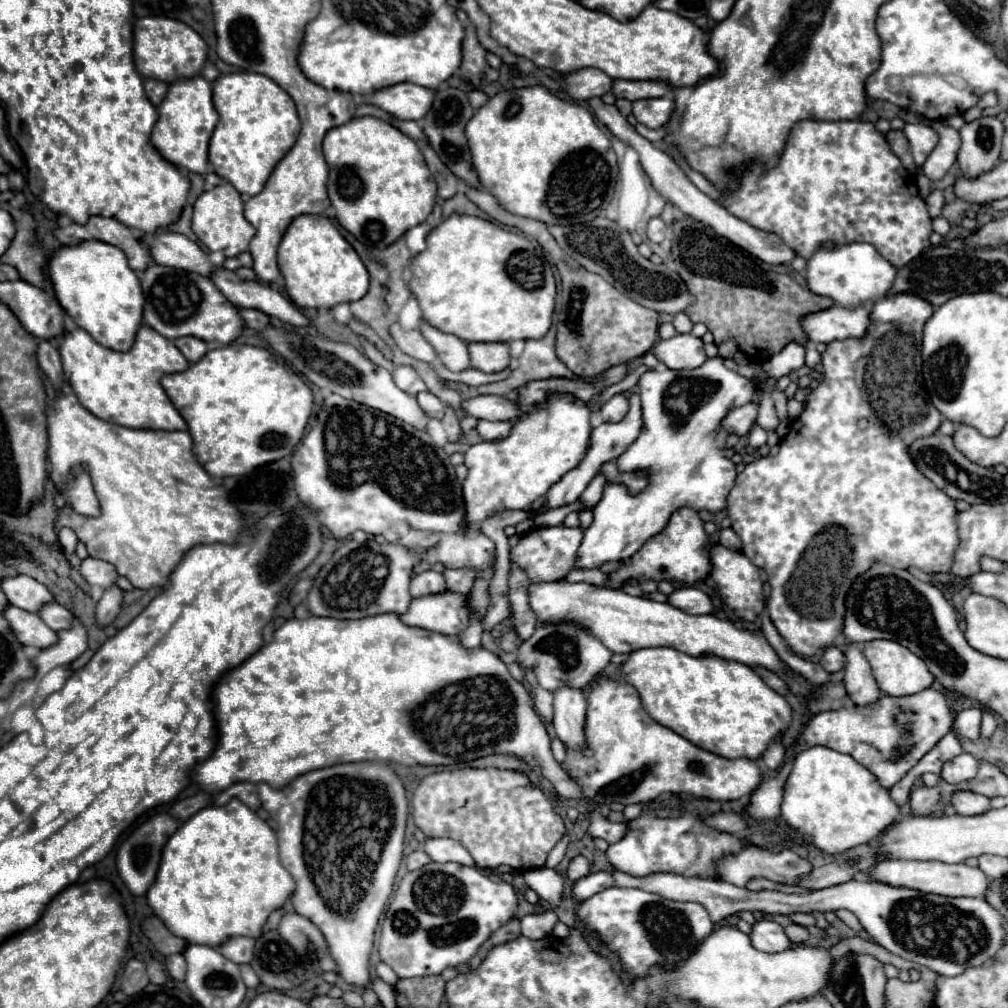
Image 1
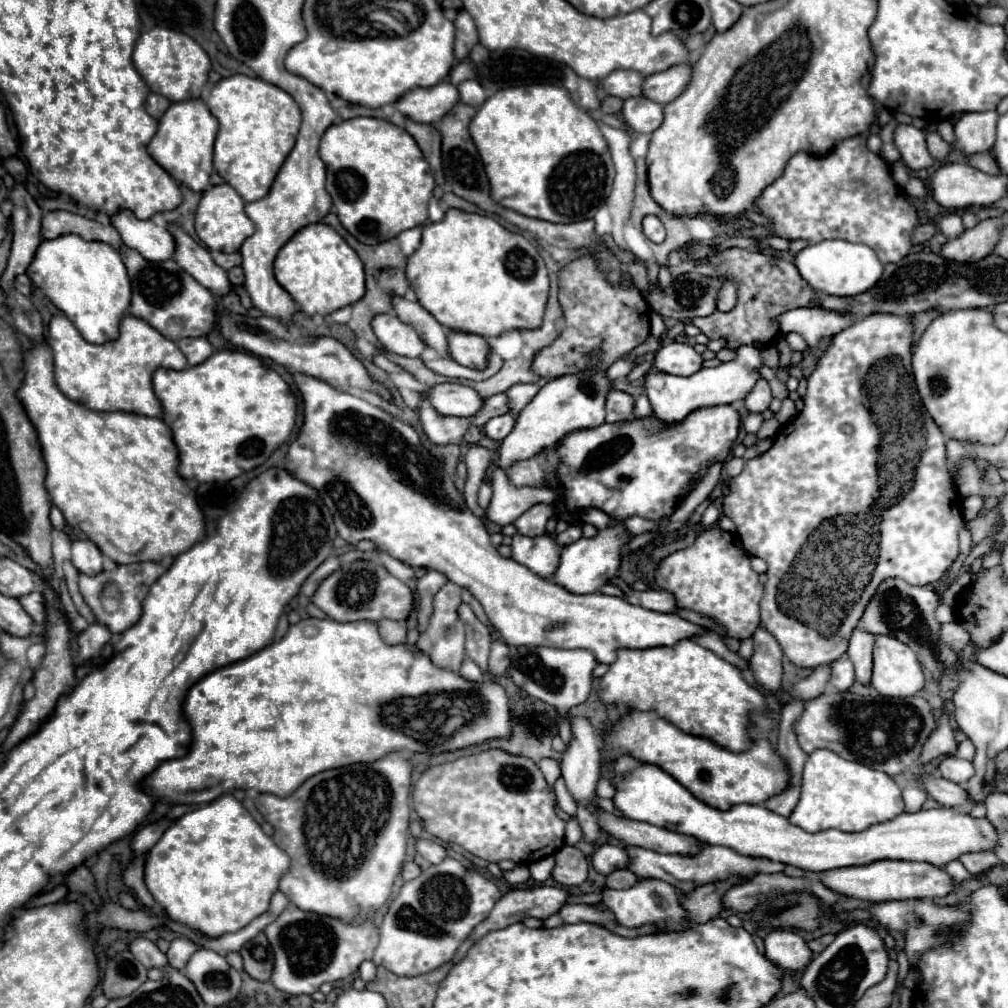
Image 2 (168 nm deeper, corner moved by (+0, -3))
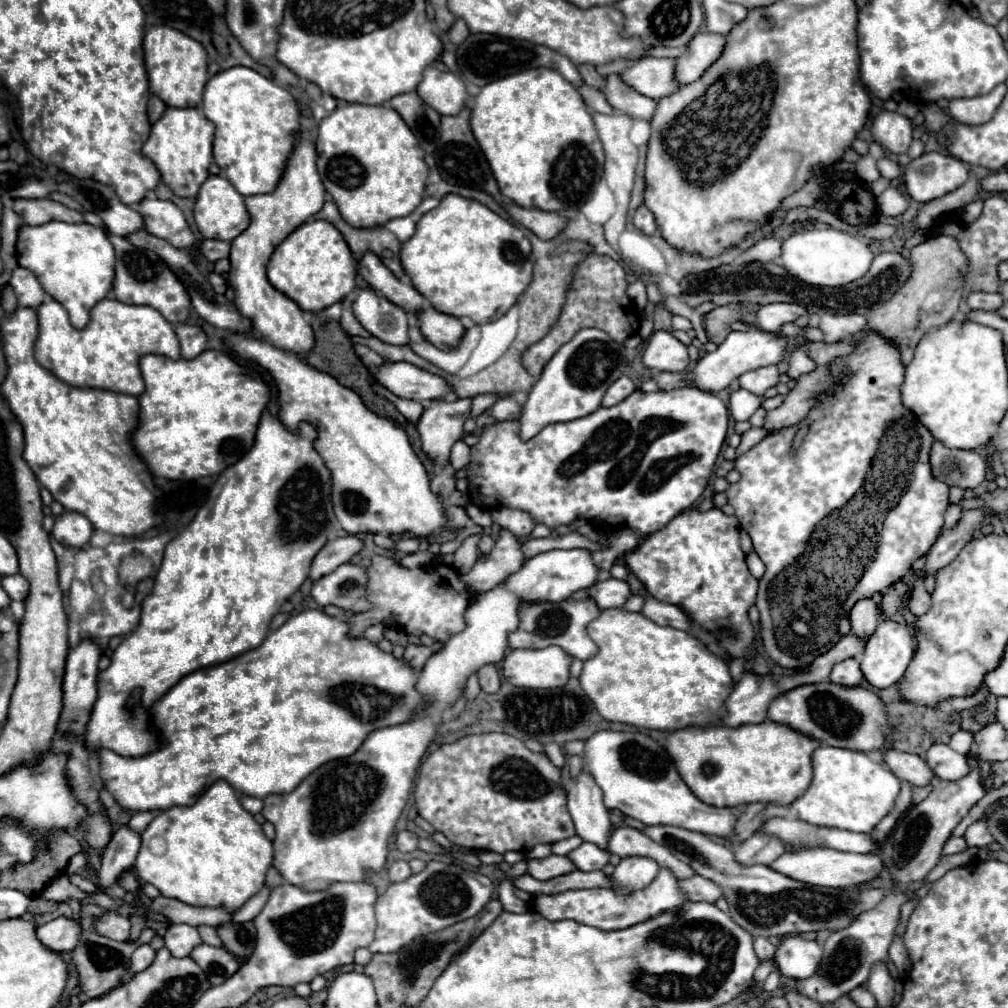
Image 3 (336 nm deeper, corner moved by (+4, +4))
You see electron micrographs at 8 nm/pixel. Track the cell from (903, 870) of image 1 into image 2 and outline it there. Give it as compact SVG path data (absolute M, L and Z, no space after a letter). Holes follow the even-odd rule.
M875 861L869 865L851 865L851 867L837 867L823 871L819 875L819 881L829 887L831 891L855 897L863 901L893 901L893 899L931 899L931 897L943 897L951 893L957 883L949 877L949 873L941 867L935 867L931 863L911 863L911 861Z

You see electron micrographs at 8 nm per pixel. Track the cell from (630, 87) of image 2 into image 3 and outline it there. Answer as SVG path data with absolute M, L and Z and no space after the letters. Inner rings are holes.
M639 58L631 68L627 68L619 78L635 88L639 94L659 100L679 90L679 84L673 82L673 58Z

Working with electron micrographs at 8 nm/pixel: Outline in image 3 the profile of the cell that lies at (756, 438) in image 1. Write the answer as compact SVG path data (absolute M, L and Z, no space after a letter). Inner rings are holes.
M743 388L735 390L729 400L729 412L735 420L749 420L759 406L761 406L759 396L755 396Z

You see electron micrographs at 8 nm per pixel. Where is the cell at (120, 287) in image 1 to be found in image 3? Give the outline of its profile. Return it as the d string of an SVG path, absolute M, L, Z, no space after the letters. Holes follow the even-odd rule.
M49 222L43 226L25 226L19 232L17 240L17 260L19 266L31 270L37 280L41 282L43 290L59 300L59 304L65 306L69 314L69 322L75 328L85 328L87 320L91 320L91 308L99 302L105 300L113 288L115 280L115 250L111 248L111 242L107 240L107 234L101 228L95 228L91 224L67 224L67 222Z

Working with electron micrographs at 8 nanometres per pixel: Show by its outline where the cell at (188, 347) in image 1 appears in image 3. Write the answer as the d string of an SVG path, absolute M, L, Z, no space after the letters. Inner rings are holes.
M177 324L175 334L181 344L181 358L195 358L195 356L199 356L199 352L205 350L207 336L199 326Z

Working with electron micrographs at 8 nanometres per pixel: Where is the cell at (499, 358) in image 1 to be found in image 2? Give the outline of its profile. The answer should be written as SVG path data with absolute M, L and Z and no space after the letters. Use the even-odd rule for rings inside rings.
M449 331L449 355L465 367L483 369L487 365L489 345L481 335L463 333L463 331Z

